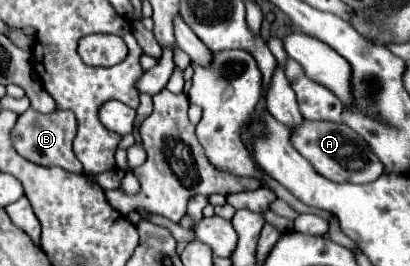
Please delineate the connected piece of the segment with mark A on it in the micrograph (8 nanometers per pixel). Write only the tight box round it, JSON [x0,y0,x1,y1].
[291,122,383,182]

